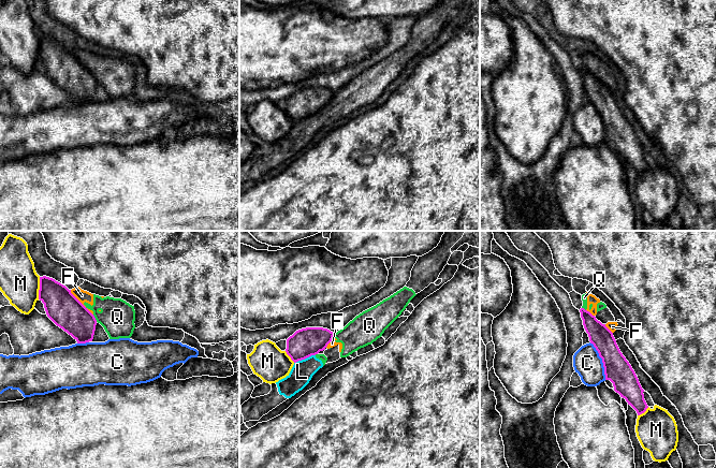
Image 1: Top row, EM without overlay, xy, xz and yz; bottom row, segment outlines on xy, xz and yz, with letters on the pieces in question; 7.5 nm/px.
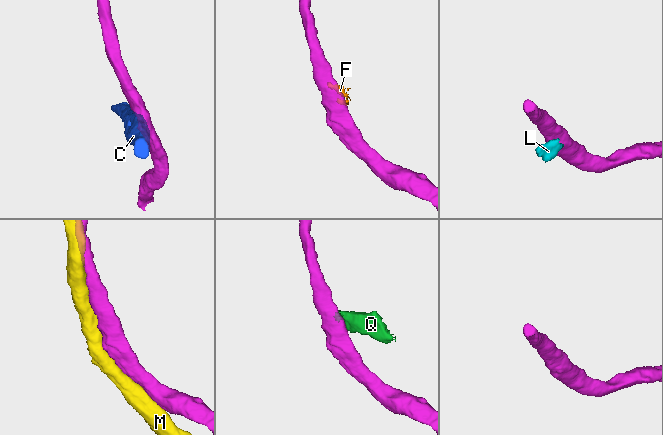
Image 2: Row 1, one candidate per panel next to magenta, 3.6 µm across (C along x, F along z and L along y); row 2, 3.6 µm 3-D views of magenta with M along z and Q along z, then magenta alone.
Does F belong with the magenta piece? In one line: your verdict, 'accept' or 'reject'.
reject

